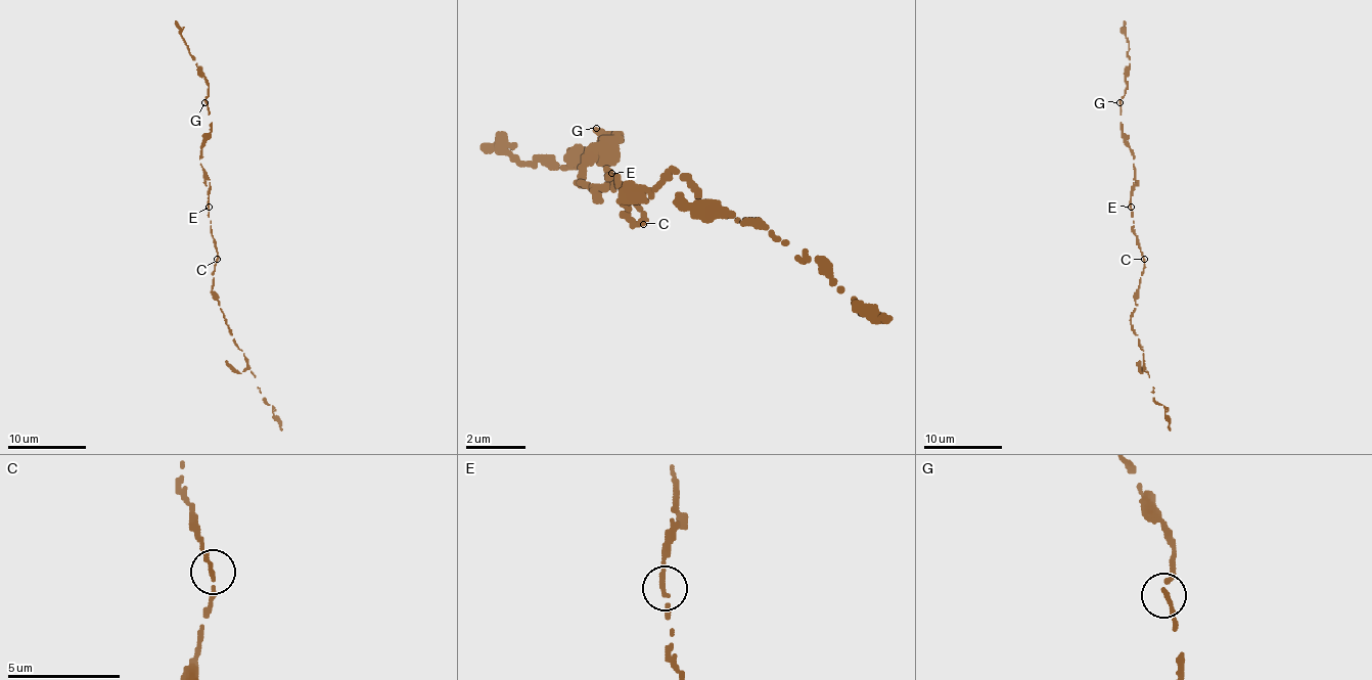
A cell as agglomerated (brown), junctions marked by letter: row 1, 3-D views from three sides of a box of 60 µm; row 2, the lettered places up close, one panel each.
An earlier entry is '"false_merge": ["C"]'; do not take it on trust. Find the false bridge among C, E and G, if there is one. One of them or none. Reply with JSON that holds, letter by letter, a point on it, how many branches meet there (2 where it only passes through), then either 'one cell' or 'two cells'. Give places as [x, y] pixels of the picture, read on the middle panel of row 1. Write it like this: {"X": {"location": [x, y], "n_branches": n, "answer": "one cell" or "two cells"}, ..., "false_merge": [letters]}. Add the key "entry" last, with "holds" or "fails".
{"C": {"location": [643, 224], "n_branches": 2, "answer": "one cell"}, "E": {"location": [611, 173], "n_branches": 2, "answer": "one cell"}, "G": {"location": [596, 128], "n_branches": 2, "answer": "one cell"}, "false_merge": [], "entry": "fails"}

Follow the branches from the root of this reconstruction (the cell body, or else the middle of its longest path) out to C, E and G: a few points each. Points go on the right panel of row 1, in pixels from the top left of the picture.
C: (1135, 234), (1145, 260)
E: (1135, 234), (1131, 207)
G: (1135, 234), (1131, 213), (1135, 167), (1127, 136), (1121, 128), (1119, 102)

